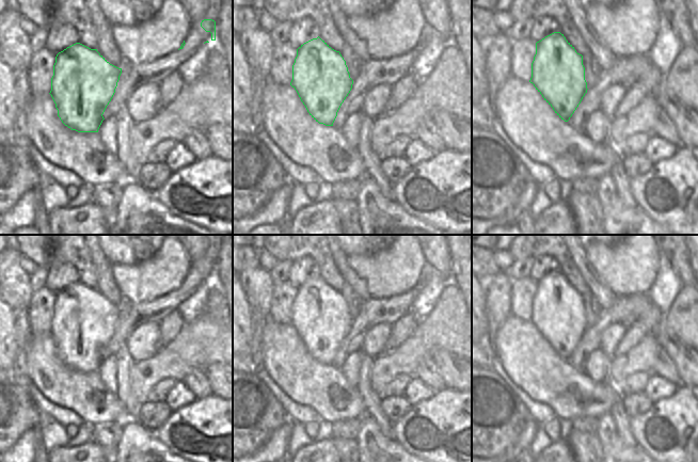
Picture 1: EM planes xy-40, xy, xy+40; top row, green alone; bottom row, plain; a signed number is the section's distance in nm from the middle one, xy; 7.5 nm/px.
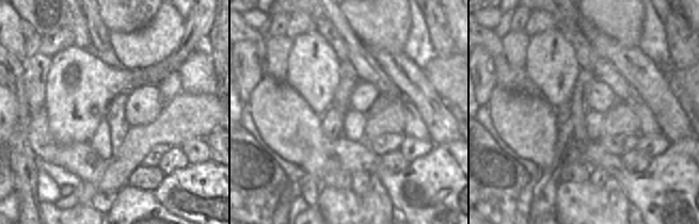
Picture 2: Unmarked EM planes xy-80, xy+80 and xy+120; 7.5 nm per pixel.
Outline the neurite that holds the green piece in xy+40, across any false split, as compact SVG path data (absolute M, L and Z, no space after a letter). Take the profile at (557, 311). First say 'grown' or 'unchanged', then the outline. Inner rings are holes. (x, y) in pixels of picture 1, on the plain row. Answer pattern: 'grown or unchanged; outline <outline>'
unchanged; outline M560 271L536 282L529 319L555 352L568 361L587 332L583 294Z

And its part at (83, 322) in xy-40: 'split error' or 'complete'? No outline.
complete

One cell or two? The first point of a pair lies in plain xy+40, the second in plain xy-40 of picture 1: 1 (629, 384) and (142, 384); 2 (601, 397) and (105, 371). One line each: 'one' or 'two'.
1: two
2: two

